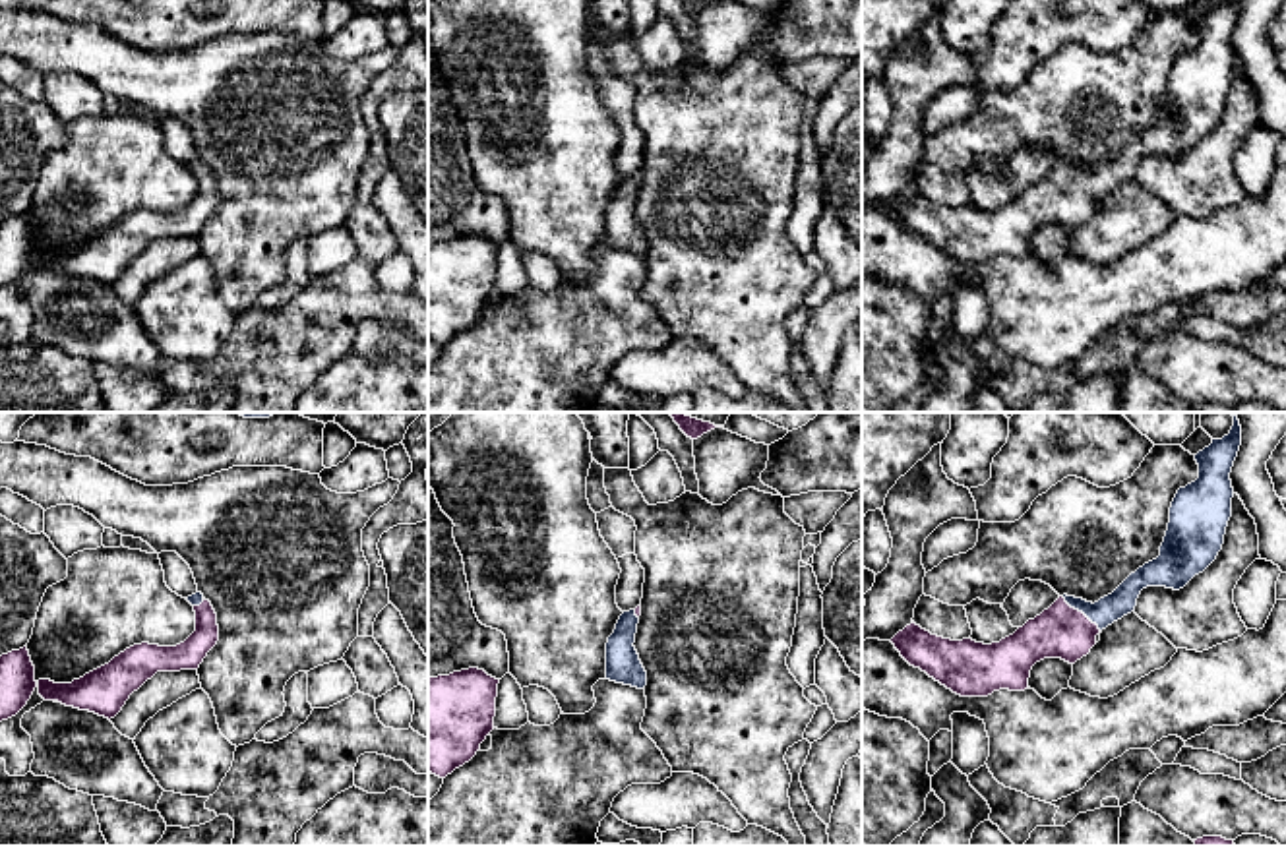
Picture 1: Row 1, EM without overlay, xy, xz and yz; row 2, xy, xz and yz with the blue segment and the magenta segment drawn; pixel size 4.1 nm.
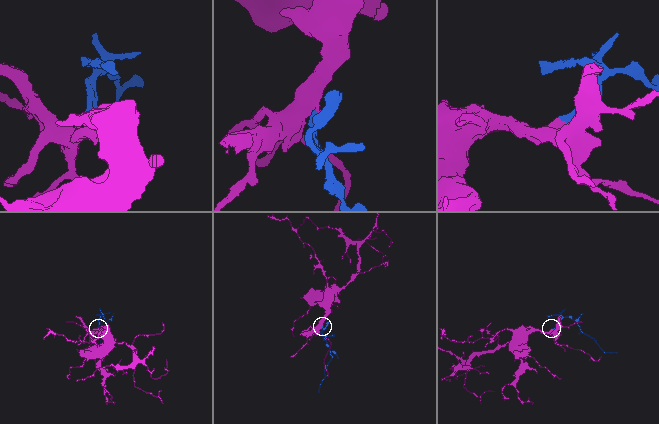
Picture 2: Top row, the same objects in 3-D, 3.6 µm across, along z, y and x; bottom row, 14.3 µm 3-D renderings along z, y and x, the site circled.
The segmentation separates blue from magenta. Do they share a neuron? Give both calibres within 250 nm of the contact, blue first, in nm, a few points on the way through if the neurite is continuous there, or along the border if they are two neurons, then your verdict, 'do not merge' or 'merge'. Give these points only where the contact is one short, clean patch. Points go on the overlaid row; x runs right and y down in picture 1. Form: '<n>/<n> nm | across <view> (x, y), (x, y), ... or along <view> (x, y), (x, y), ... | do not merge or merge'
120/220 nm | across yz (1110, 608), (1081, 610), (1060, 632) | merge

